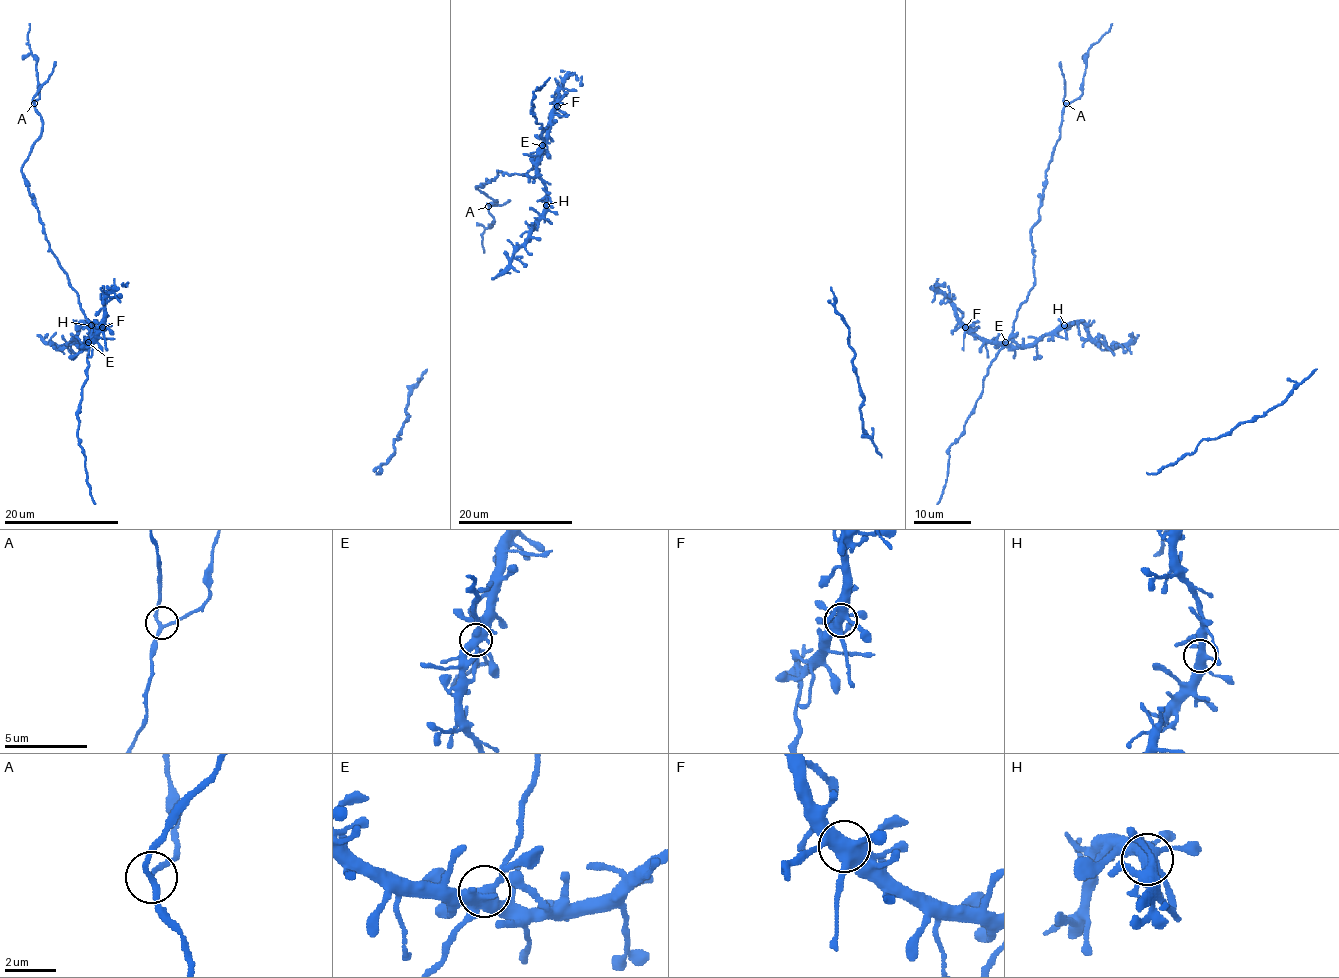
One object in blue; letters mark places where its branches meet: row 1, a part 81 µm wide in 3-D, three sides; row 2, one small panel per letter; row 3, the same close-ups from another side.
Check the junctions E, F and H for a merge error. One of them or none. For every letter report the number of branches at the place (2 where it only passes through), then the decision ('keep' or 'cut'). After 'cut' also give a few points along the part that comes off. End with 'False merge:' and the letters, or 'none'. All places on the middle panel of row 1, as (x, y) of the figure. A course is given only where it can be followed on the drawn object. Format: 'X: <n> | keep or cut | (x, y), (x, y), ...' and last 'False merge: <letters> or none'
E: 5 | keep
F: 5 | keep
H: 5 | keep
False merge: none

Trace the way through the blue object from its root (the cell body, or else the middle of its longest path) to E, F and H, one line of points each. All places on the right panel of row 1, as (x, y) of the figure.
E: (1067, 340), (1044, 335), (1025, 345), (1005, 342)
F: (1067, 340), (1044, 335), (1025, 345), (998, 345), (977, 338), (965, 327)
H: (1067, 340), (1064, 325)

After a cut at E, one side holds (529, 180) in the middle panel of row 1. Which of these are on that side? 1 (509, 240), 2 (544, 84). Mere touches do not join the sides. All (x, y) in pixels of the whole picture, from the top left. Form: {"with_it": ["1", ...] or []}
{"with_it": ["1"]}

